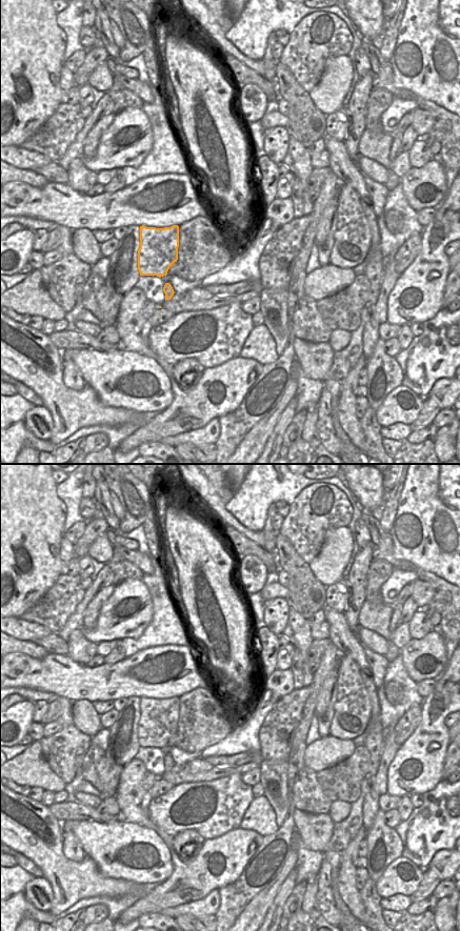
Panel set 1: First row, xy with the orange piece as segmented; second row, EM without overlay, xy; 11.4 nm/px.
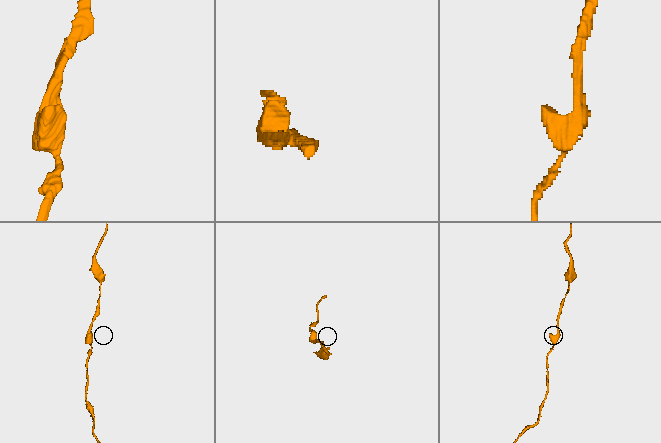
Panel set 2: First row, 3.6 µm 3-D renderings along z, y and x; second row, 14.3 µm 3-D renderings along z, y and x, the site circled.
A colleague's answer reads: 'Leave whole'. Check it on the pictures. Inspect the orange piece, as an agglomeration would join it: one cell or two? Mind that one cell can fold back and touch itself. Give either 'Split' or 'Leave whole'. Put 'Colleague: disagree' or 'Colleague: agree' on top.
Colleague: agree
Leave whole

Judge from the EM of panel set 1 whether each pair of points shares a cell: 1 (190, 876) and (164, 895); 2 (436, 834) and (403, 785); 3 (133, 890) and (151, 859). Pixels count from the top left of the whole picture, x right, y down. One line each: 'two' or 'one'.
1: one
2: two
3: two

